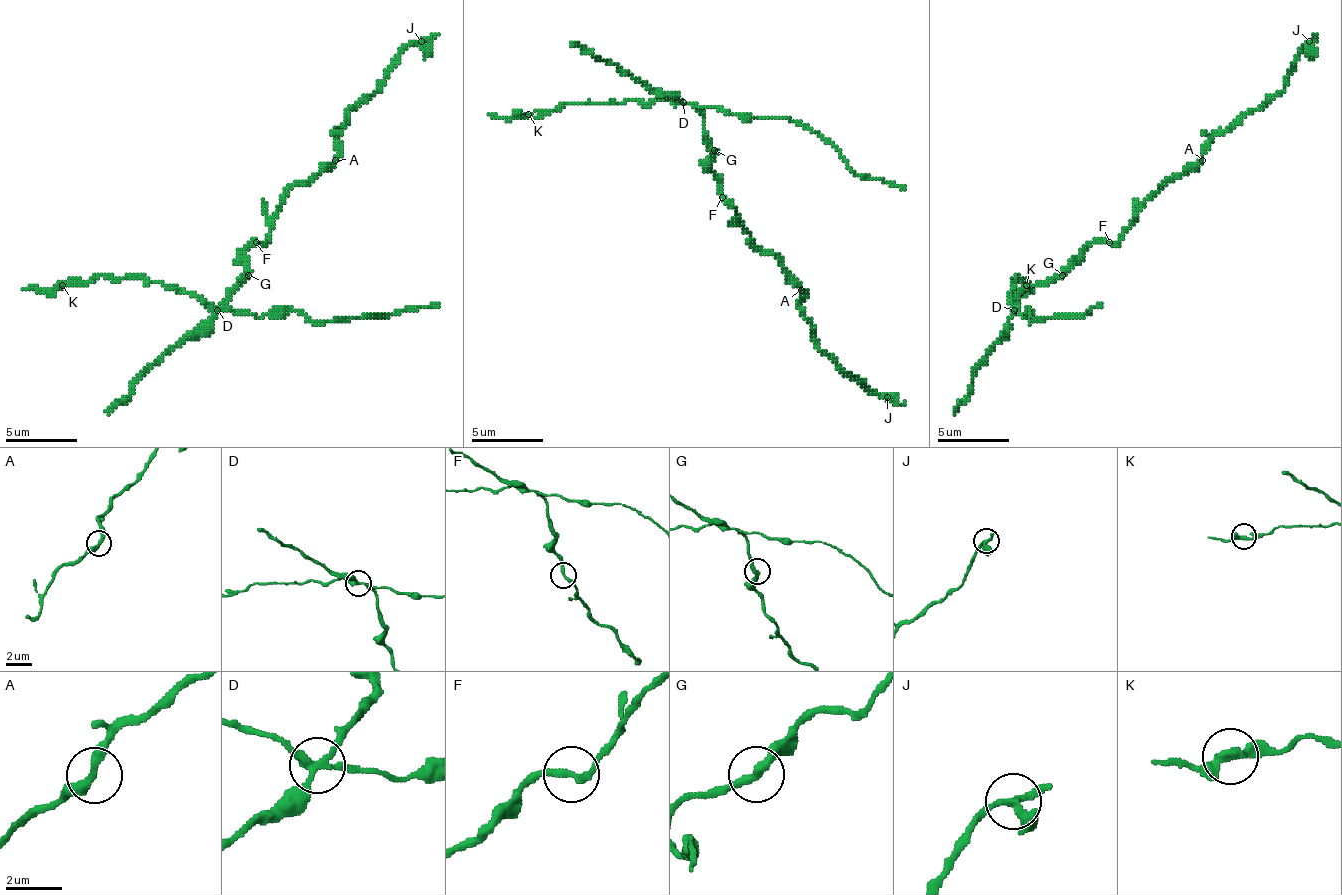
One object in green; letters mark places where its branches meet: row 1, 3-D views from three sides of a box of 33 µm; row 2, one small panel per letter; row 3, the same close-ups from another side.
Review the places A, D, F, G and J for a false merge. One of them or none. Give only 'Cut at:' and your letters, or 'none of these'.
Cut at: D

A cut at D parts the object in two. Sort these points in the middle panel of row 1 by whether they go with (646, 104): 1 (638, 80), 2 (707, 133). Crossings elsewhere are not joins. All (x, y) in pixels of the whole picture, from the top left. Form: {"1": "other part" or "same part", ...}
{"1": "other part", "2": "other part"}

